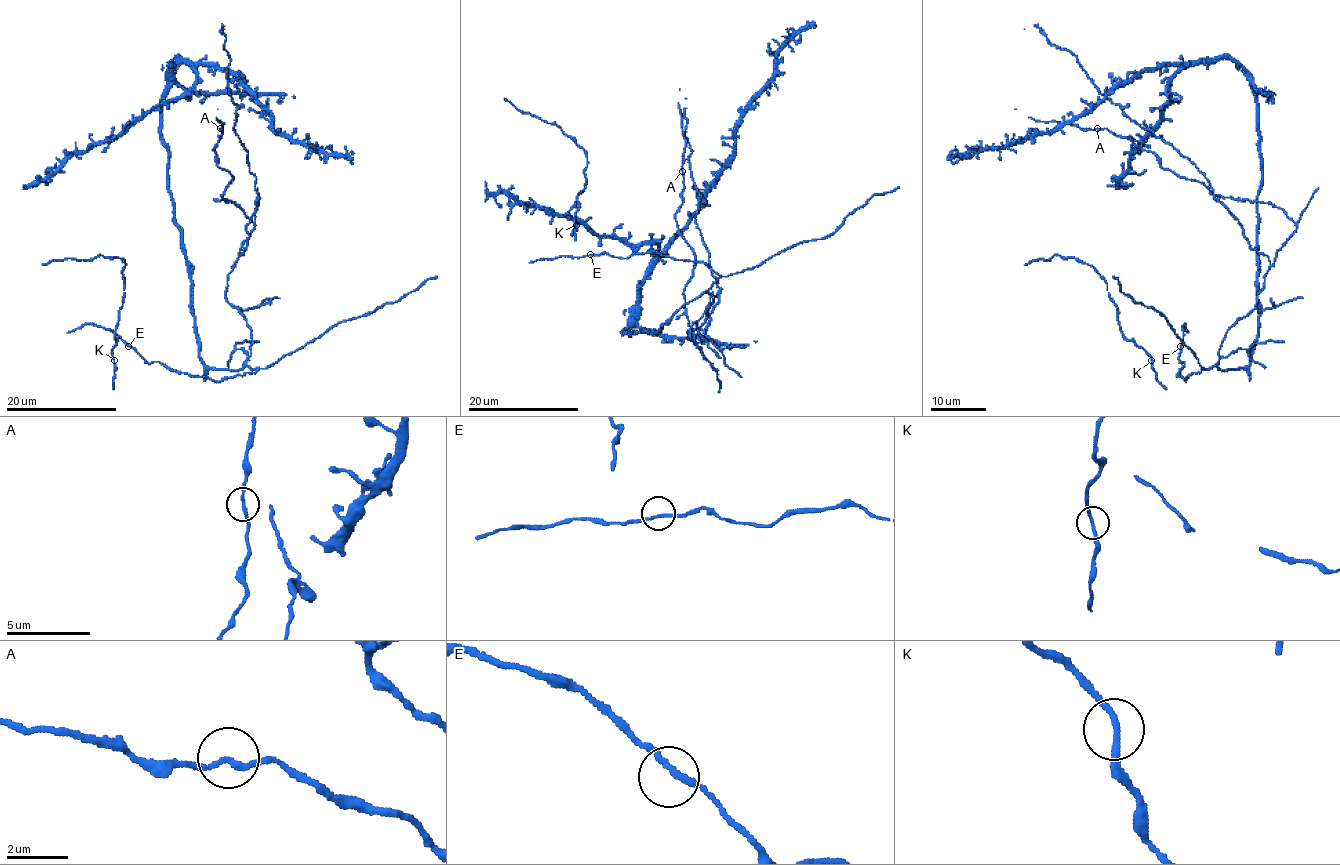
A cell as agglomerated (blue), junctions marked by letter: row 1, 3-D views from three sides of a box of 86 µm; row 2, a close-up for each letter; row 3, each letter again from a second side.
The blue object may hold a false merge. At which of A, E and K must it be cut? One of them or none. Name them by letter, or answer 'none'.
none

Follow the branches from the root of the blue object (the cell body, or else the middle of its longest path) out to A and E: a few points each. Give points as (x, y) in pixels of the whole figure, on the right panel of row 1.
A: (1257, 308), (1250, 363), (1222, 370), (1226, 332), (1255, 308), (1296, 229), (1286, 214), (1215, 196), (1097, 128)
E: (1257, 308), (1259, 332), (1248, 366), (1213, 366), (1186, 381), (1177, 375), (1184, 366), (1180, 346)

